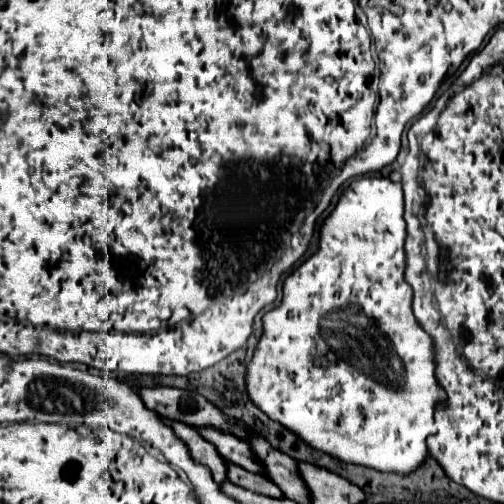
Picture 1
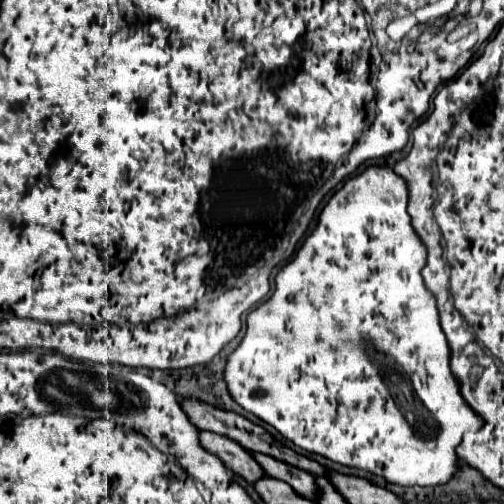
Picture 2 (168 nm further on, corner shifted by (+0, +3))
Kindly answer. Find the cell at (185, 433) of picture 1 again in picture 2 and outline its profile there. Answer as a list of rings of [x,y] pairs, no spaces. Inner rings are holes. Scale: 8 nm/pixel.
[[[201,431],[201,443],[207,451],[217,455],[227,469],[241,475],[245,481],[255,483],[259,481],[259,477],[265,477],[263,467],[253,459],[253,455],[247,449],[243,449],[239,443],[231,441],[229,437],[211,431]]]

